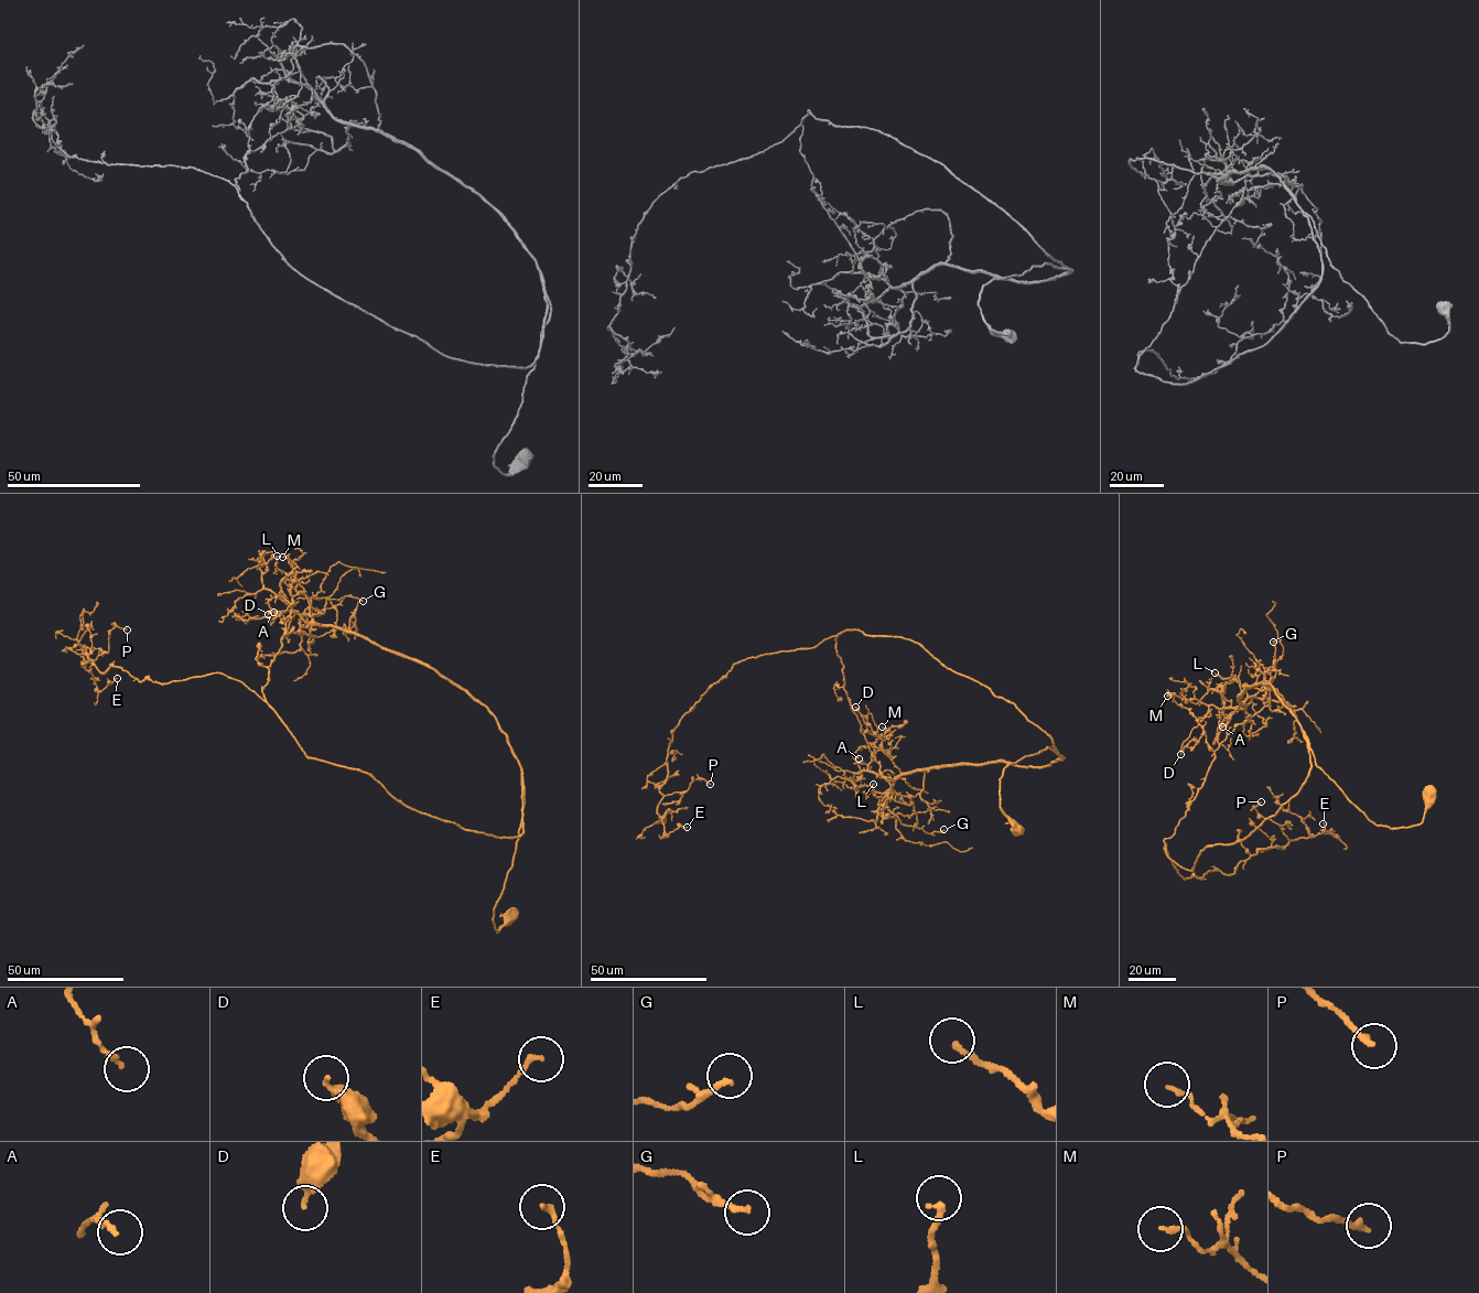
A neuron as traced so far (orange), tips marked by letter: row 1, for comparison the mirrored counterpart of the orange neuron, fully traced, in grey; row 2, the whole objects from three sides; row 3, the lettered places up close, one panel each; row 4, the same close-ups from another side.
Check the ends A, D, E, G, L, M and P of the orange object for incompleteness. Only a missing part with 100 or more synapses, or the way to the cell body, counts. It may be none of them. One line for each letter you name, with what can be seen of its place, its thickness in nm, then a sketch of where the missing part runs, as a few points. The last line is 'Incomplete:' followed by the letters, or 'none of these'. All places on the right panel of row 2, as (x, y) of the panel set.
Incomplete: none of these

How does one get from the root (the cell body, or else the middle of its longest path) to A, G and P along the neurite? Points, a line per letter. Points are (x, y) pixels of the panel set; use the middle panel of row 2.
A: (1017, 830), (1001, 807), (1000, 777), (1048, 747), (1064, 760), (888, 779), (859, 758)
G: (1017, 830), (1000, 777), (1048, 747), (1064, 760), (895, 779), (886, 803), (900, 823), (943, 829)
P: (1017, 830), (1003, 768), (1057, 753), (1051, 739), (916, 643), (855, 629), (710, 686), (659, 790), (710, 784)

